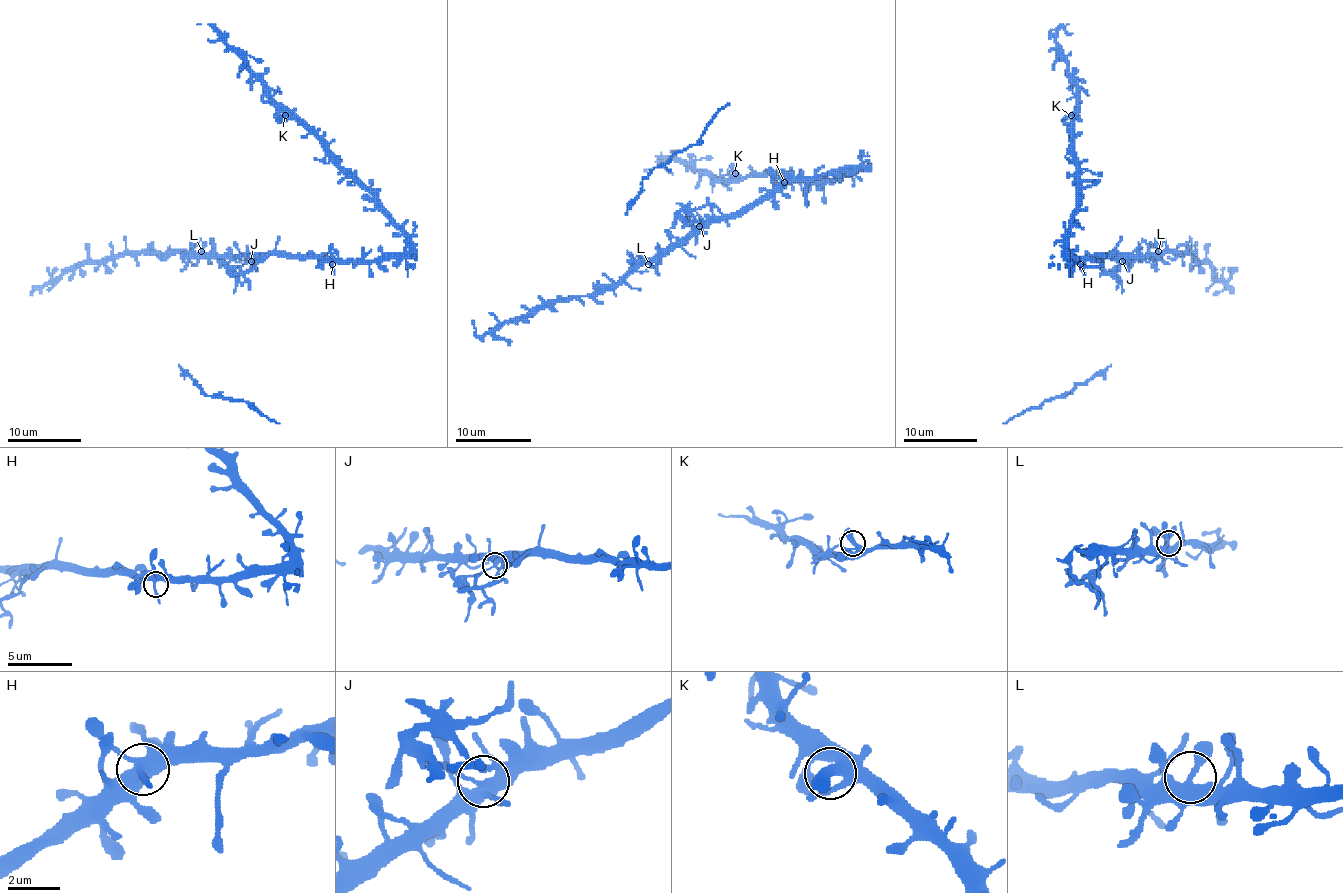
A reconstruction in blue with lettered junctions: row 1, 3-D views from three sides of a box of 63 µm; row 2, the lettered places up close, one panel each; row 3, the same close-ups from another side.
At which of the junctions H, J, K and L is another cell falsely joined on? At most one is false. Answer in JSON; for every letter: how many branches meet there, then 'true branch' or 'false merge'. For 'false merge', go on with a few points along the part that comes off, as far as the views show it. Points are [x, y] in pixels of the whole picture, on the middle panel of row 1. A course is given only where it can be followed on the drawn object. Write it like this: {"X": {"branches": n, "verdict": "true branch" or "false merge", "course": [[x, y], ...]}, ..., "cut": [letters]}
{"H": {"branches": 5, "verdict": "true branch"}, "J": {"branches": 5, "verdict": "false merge", "course": [[699, 226], [686, 222], [680, 213], [695, 211], [708, 197]]}, "K": {"branches": 3, "verdict": "true branch"}, "L": {"branches": 5, "verdict": "true branch"}, "cut": ["J"]}

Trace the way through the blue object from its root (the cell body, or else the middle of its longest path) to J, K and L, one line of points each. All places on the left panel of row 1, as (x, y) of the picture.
J: (336, 258), (257, 255), (250, 260)
K: (336, 258), (375, 260), (396, 255), (407, 247), (407, 234), (312, 134), (285, 115)
L: (336, 258), (204, 255), (201, 251)

